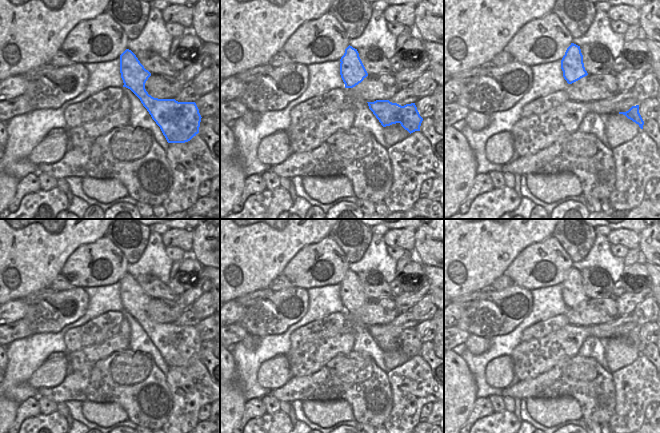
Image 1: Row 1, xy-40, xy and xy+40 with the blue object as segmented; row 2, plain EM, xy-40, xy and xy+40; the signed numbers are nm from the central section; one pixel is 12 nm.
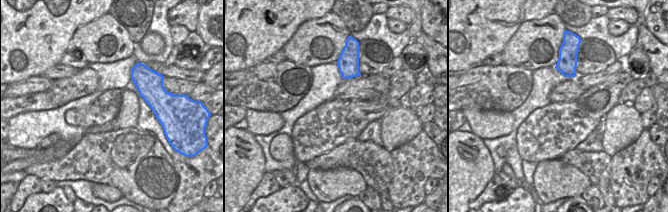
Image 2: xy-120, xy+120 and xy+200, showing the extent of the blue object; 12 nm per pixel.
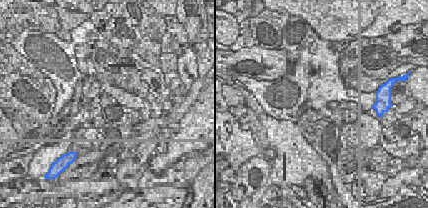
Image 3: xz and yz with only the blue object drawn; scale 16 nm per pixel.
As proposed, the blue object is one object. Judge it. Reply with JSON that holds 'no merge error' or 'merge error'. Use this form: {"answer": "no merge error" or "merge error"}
{"answer": "no merge error"}

